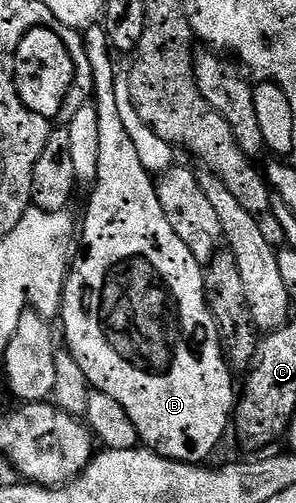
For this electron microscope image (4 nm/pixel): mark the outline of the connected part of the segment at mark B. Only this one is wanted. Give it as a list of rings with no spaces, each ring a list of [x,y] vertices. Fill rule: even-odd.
[[[96,23],[86,30],[85,44],[87,46],[86,68],[91,69],[91,81],[95,84],[95,98],[93,104],[97,111],[98,127],[101,131],[101,144],[97,155],[97,179],[90,190],[91,198],[87,201],[87,214],[81,217],[81,245],[83,241],[83,254],[74,258],[67,274],[67,284],[63,286],[63,303],[61,306],[61,322],[63,321],[63,337],[67,340],[66,352],[77,359],[77,367],[85,371],[85,379],[88,386],[96,393],[109,395],[109,399],[117,399],[121,407],[133,419],[133,427],[137,427],[139,440],[146,448],[162,457],[168,457],[171,461],[183,461],[186,465],[206,462],[206,457],[219,445],[223,432],[228,432],[233,421],[233,414],[237,404],[237,381],[233,376],[233,370],[223,355],[223,340],[219,337],[219,328],[213,319],[213,315],[207,306],[205,295],[205,283],[203,275],[204,266],[197,259],[193,259],[193,251],[181,243],[177,231],[165,219],[165,211],[159,202],[159,196],[155,190],[156,182],[152,174],[141,163],[141,155],[137,155],[137,147],[133,139],[129,139],[129,131],[125,131],[125,123],[121,123],[121,107],[119,106],[119,91],[117,88],[117,72],[115,73],[115,61],[111,41],[107,38],[107,30],[102,24]]]

